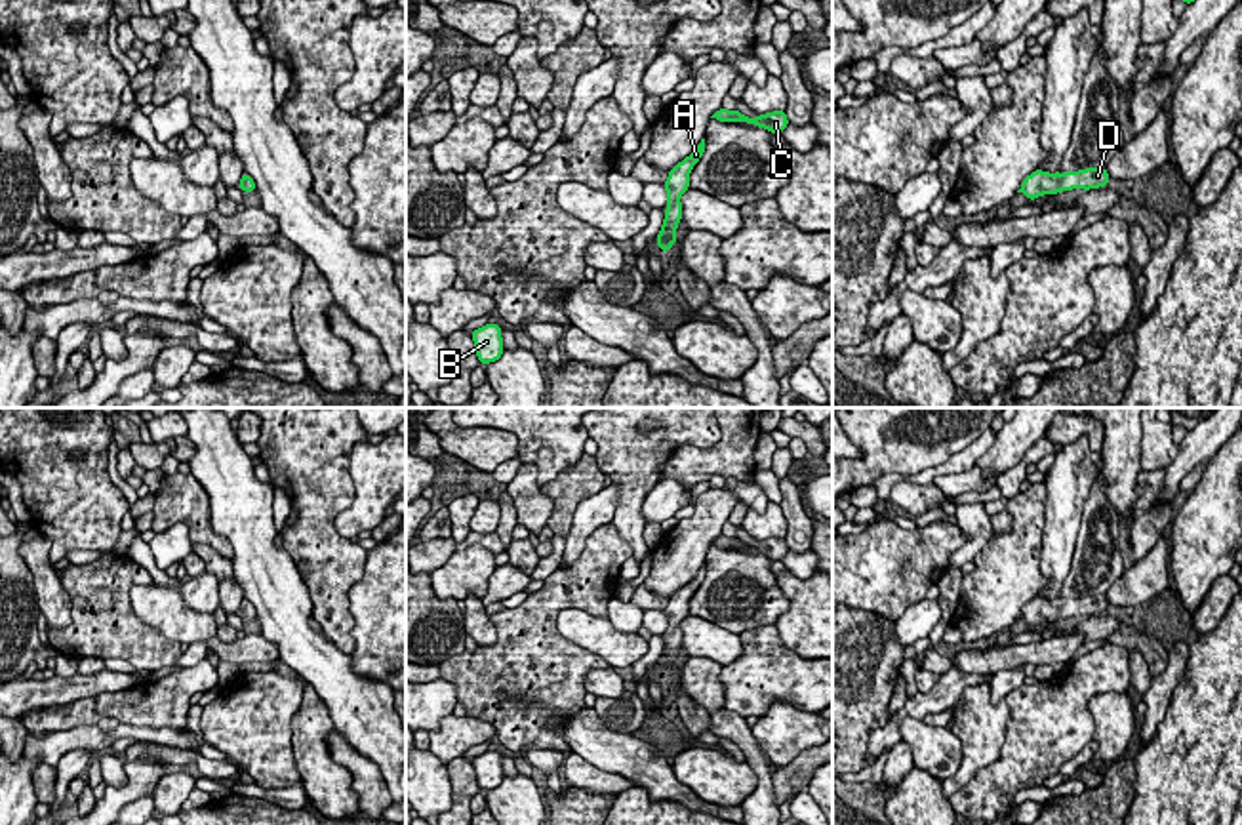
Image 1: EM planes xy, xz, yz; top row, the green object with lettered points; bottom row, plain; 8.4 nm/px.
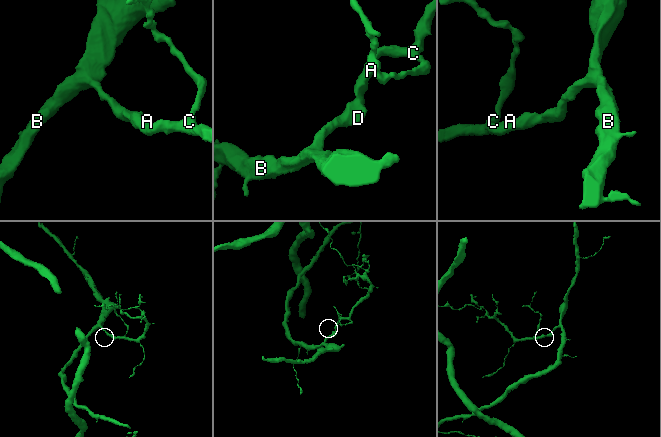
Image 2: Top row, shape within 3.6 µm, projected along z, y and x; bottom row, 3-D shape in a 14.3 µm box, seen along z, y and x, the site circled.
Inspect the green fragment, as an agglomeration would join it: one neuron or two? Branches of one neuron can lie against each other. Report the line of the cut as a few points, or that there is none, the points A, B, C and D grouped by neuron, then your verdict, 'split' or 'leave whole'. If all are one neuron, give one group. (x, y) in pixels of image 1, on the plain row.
no cut | A B C D | leave whole

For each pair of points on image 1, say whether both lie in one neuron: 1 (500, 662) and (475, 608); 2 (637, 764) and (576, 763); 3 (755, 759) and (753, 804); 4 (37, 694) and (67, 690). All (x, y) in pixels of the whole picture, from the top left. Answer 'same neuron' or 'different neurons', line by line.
1: different neurons
2: different neurons
3: same neuron
4: same neuron

